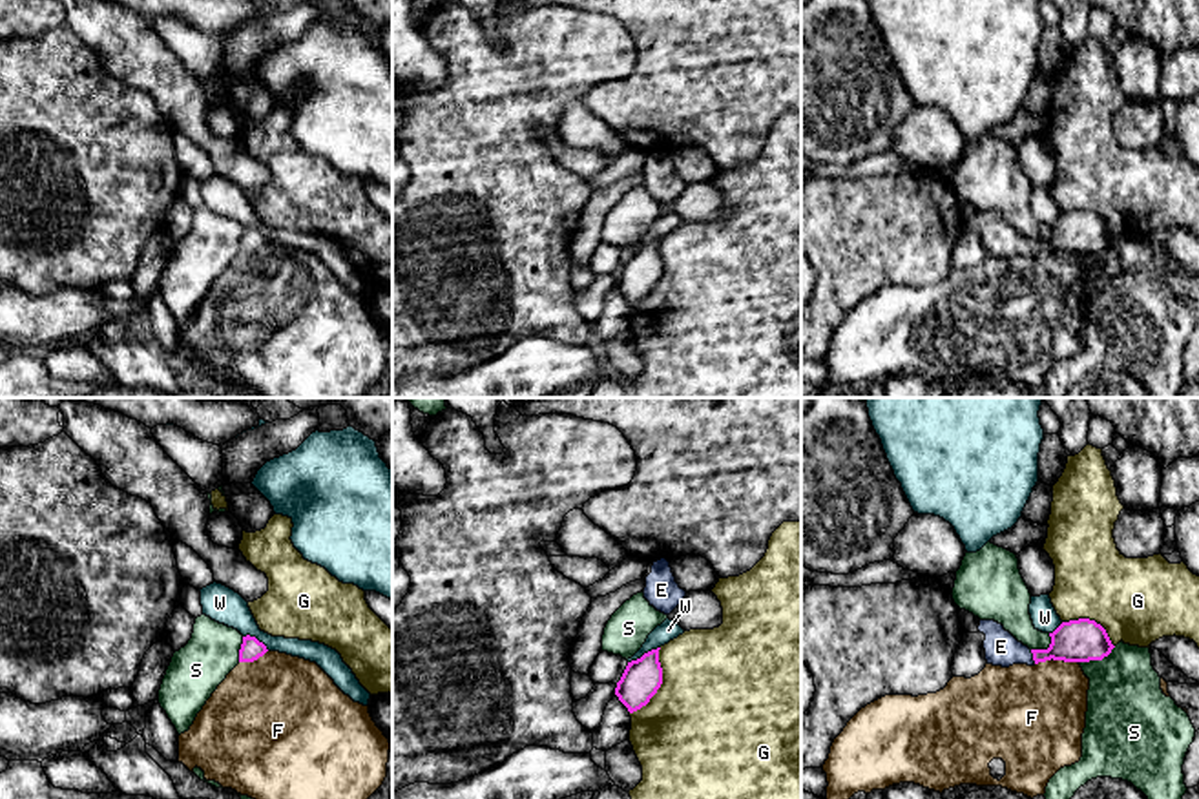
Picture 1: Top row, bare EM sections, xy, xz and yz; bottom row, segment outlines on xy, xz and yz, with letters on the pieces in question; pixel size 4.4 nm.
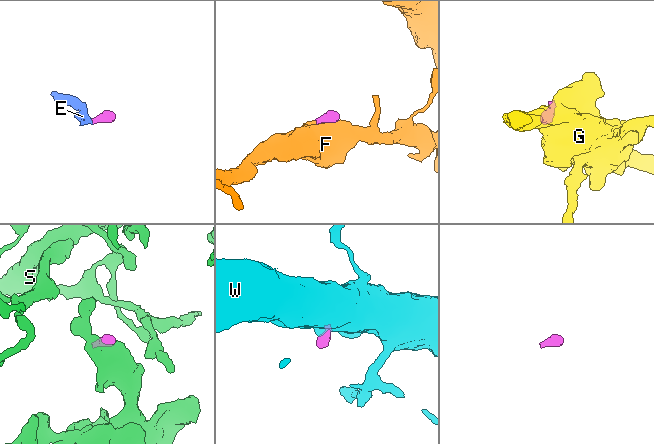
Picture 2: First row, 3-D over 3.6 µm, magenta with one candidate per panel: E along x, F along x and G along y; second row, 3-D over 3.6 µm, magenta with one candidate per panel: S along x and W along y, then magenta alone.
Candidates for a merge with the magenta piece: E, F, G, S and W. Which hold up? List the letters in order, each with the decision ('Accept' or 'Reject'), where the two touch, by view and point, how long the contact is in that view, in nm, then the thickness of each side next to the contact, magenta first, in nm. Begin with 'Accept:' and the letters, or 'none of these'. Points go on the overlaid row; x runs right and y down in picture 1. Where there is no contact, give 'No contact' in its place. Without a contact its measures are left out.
Accept: E
E: Accept. Touches magenta at yz (1033, 657). Shared border 70 nm. Thickness 190 nm (magenta) against 150 nm
F: Reject. Touches magenta at xy (252, 661). Shared border 140 nm. Thickness 100 nm (magenta) against 500 nm
G: Reject. Touches magenta at xz (661, 683). Shared border 320 nm. Thickness 170 nm (magenta) against 500 nm
S: Reject. Touches magenta at yz (1097, 659). Shared border 180 nm. Thickness 190 nm (magenta) against 340 nm
W: Reject. Touches magenta at xz (645, 653). Shared border 160 nm. Thickness 170 nm (magenta) against 90 nm

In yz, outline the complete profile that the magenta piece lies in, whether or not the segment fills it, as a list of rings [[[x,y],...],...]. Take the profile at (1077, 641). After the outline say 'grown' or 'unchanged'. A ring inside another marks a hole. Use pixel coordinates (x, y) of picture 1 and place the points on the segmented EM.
[[[1090,618],[1062,622],[1051,637],[1048,649],[1029,649],[1018,642],[1002,624],[980,620],[978,631],[985,635],[985,660],[993,666],[1035,666],[1046,660],[1090,662],[1102,660],[1115,648],[1106,629]]] | grown

